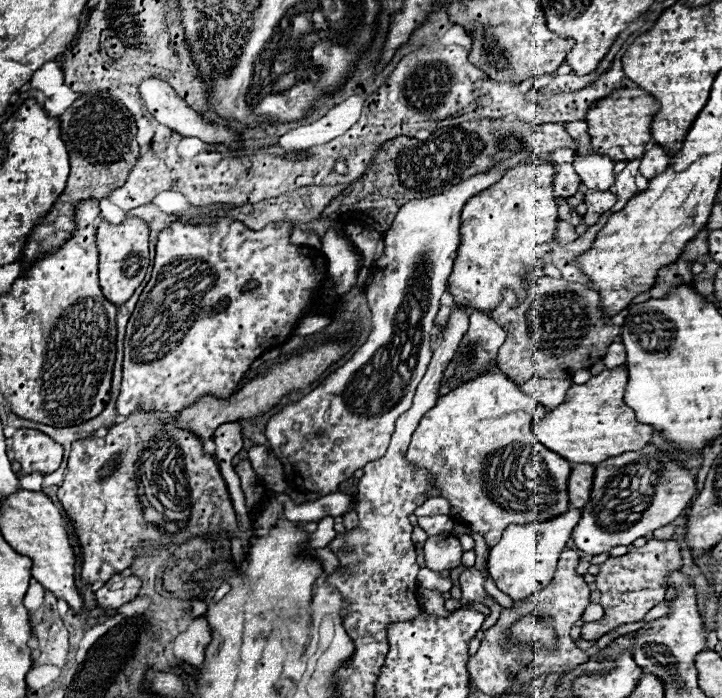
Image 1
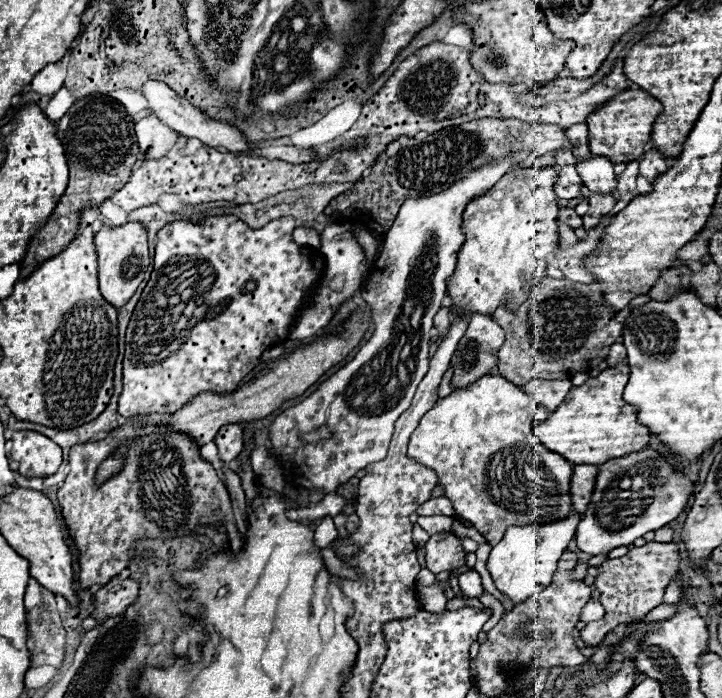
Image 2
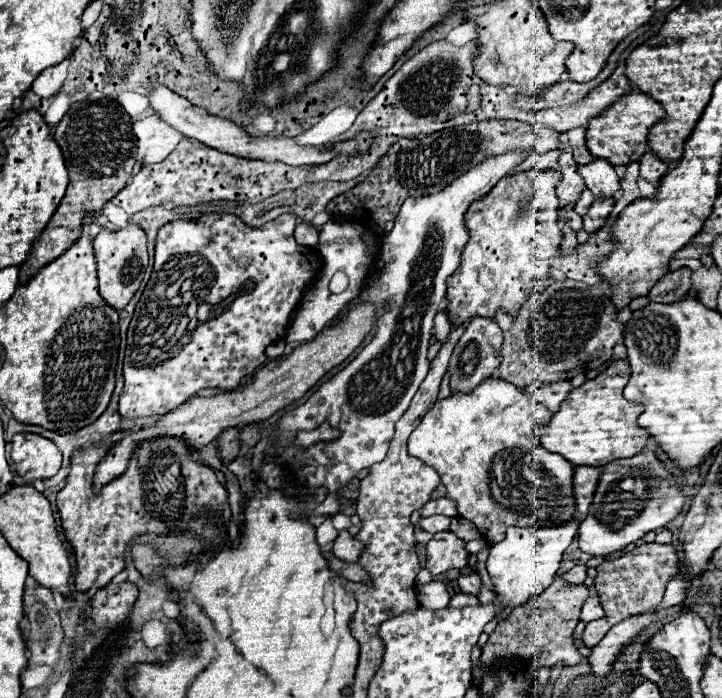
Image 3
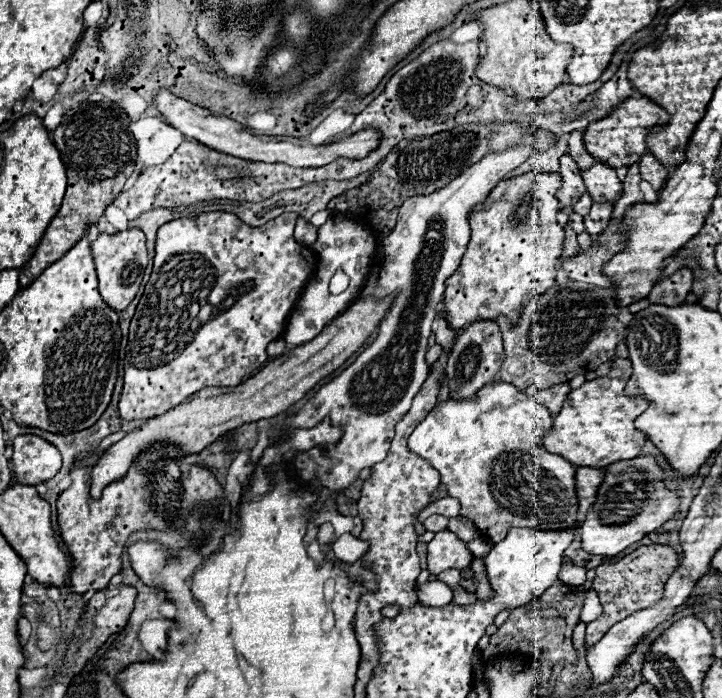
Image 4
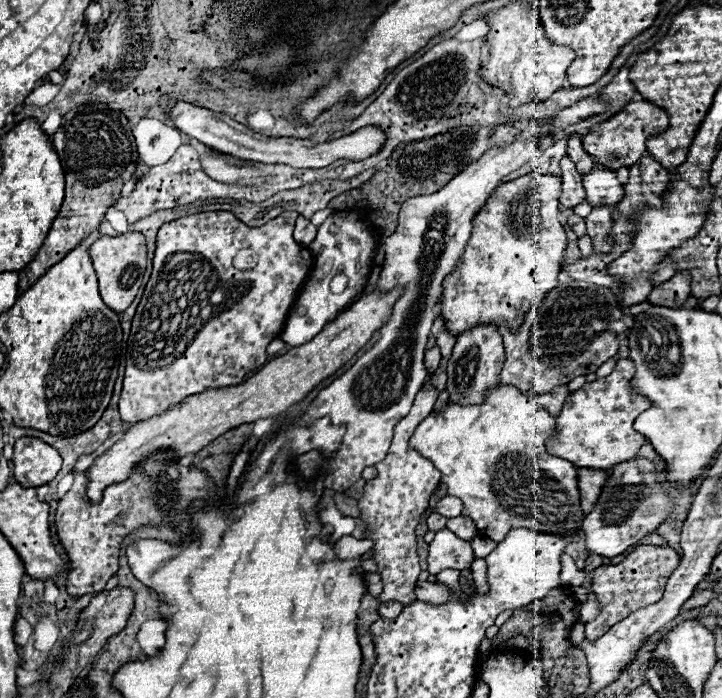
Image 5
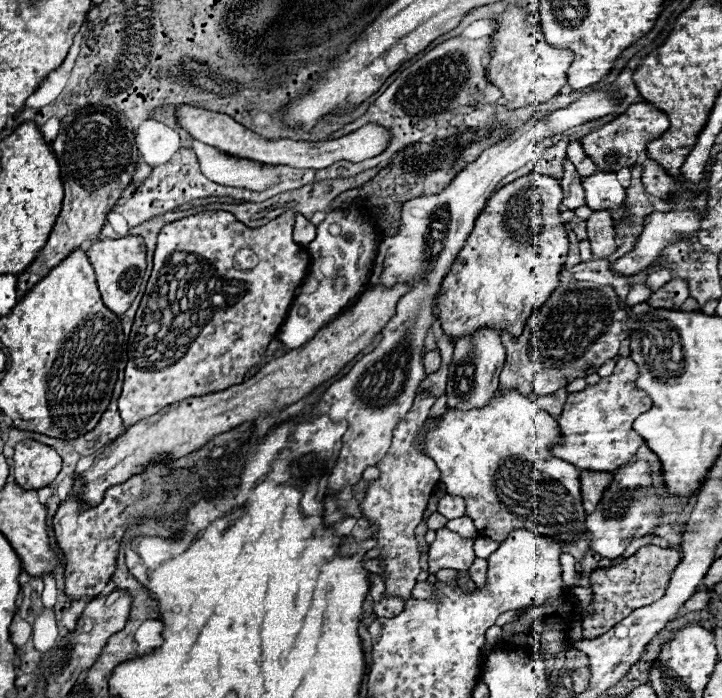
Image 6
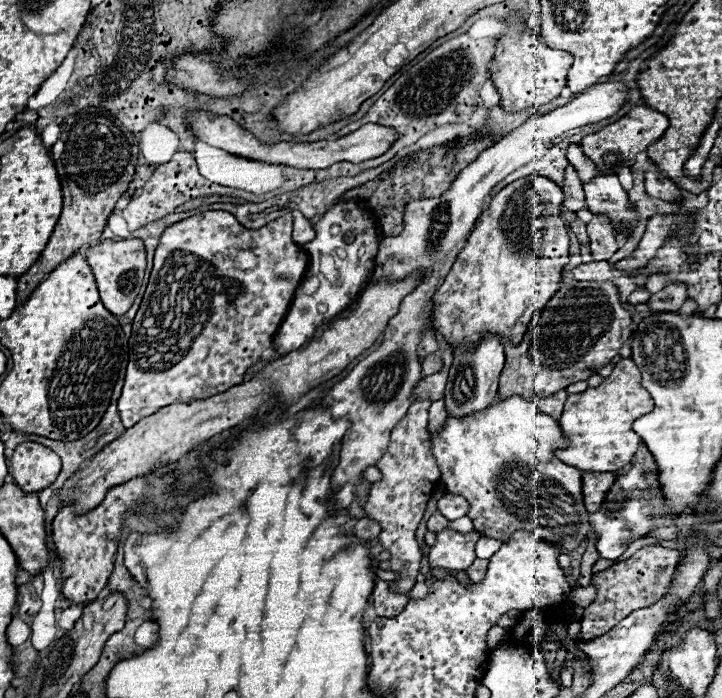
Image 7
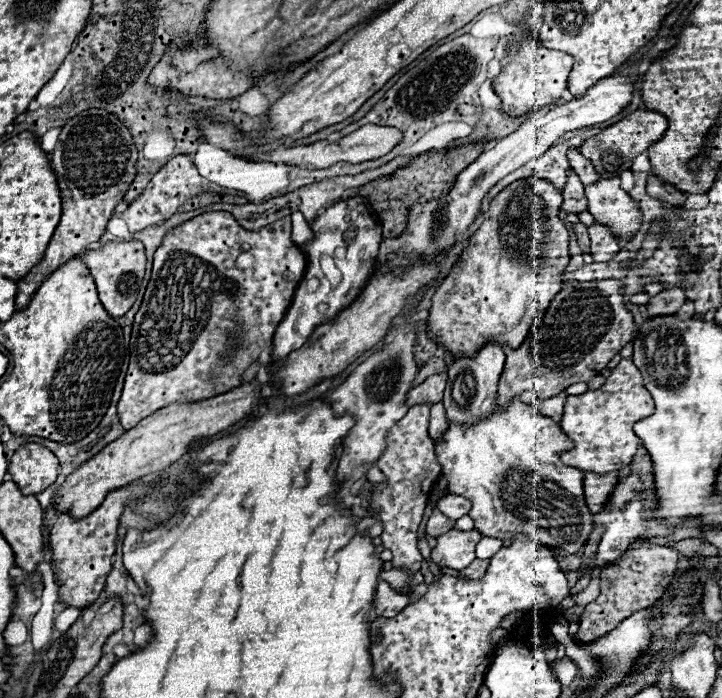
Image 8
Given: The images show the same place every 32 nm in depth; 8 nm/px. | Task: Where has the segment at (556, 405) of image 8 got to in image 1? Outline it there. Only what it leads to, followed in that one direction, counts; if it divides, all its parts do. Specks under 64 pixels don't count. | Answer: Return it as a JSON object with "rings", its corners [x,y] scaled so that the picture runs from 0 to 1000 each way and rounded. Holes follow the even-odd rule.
{"rings":[[[740,539],[734,547],[723,553],[723,559],[726,564],[740,567],[748,579],[753,579],[756,587],[765,587],[770,585],[770,579],[781,573],[789,553],[792,553],[792,544],[759,544],[759,542]]]}

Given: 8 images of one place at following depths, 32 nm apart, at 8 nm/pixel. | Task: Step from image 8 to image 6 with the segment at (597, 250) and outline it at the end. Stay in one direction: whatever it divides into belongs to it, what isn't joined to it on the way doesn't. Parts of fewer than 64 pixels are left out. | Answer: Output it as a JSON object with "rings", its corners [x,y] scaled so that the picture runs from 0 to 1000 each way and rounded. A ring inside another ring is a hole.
{"rings":[[[839,301],[820,304],[812,321],[814,321],[814,341],[820,347],[823,367],[845,367],[853,358],[850,315],[845,312],[845,304]]]}

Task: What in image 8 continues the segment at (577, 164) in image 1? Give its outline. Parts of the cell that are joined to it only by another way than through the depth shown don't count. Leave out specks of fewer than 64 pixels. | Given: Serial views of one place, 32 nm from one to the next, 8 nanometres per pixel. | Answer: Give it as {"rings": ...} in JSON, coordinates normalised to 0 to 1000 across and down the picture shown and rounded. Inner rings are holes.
{"rings":[[[831,255],[812,269],[817,307],[845,324],[850,338],[873,344],[886,327],[889,307],[884,292],[859,269],[859,255]]]}

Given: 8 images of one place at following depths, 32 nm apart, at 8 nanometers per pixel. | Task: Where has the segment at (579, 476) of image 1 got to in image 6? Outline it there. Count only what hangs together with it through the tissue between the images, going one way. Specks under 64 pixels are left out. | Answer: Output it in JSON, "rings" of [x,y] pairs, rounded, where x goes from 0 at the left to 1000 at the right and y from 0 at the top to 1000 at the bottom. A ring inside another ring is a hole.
{"rings":[[[803,673],[803,705],[806,705],[806,725],[817,736],[825,731],[834,705],[848,691],[845,676],[820,676],[820,673]]]}

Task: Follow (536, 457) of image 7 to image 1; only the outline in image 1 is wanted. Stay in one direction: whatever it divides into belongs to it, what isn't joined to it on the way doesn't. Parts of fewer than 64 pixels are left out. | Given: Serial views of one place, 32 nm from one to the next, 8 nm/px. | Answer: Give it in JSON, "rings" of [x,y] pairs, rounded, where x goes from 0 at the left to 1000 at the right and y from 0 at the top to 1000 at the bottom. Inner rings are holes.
{"rings":[[[681,533],[609,567],[604,582],[584,596],[582,610],[571,622],[562,659],[598,679],[598,699],[607,699],[609,711],[626,722],[623,739],[632,748],[645,748],[657,762],[670,768],[676,782],[690,779],[704,751],[762,745],[787,731],[784,693],[792,668],[778,653],[770,653],[770,648],[759,648],[759,642],[742,630],[737,602],[748,599],[751,590],[756,590],[756,585],[737,567],[729,567],[717,550],[704,544],[704,539]]]}

